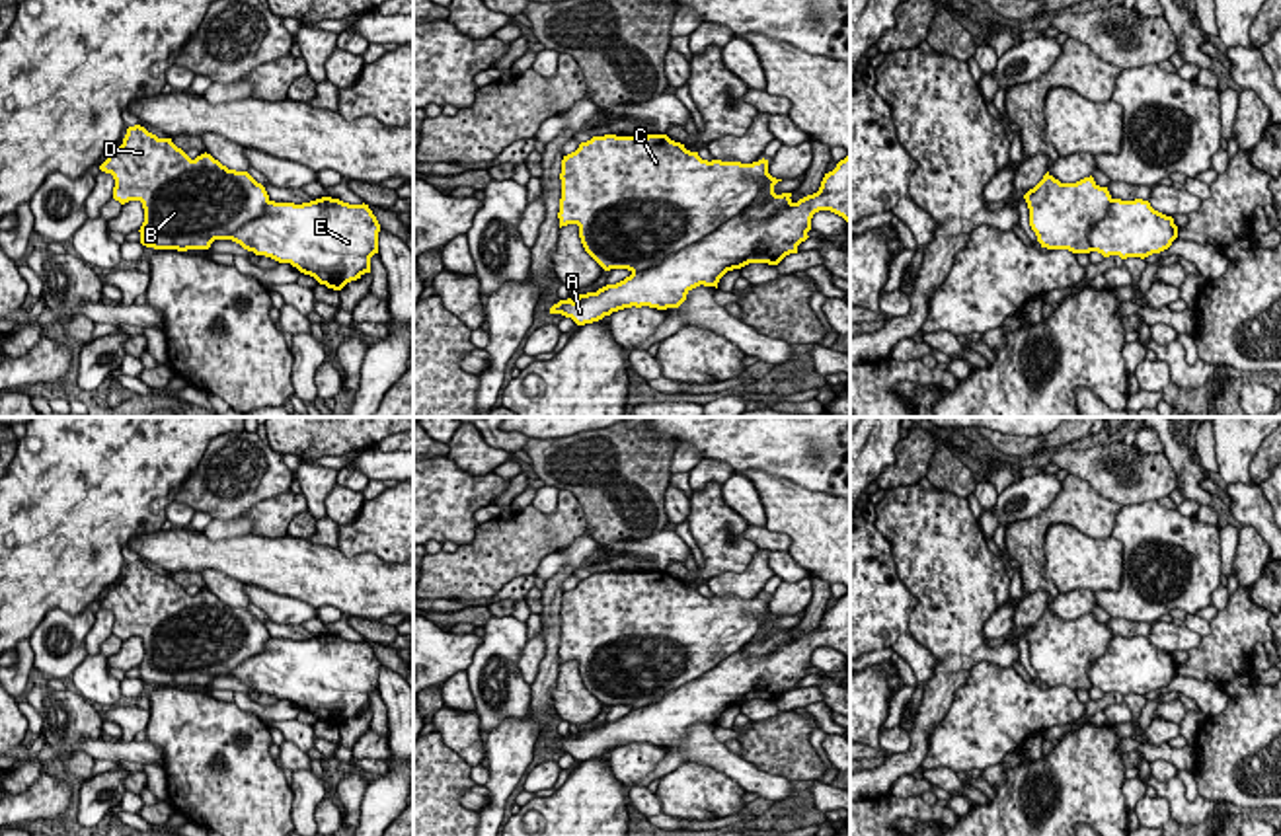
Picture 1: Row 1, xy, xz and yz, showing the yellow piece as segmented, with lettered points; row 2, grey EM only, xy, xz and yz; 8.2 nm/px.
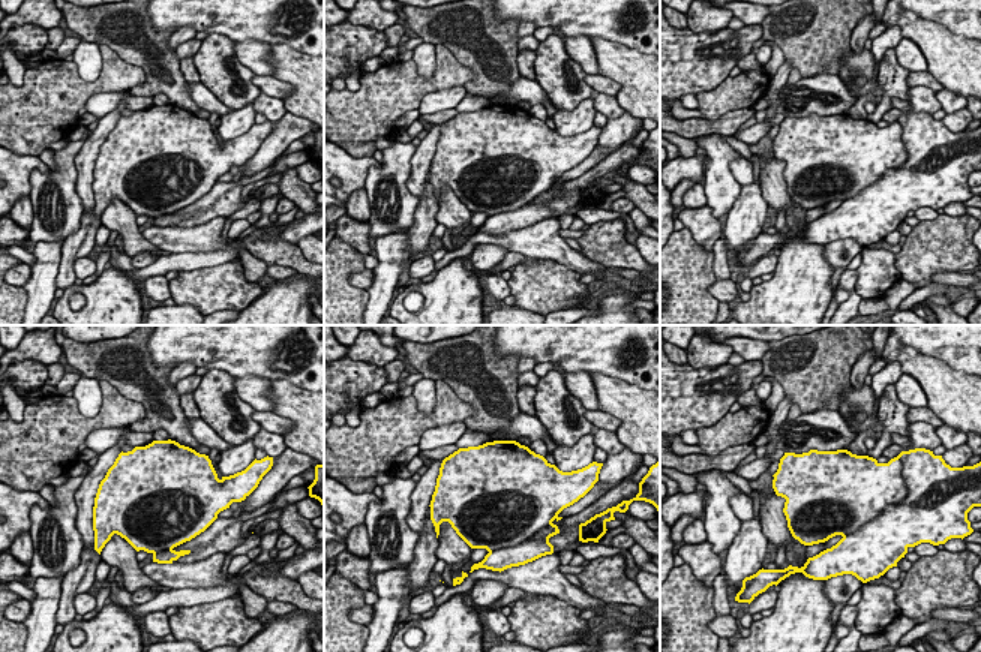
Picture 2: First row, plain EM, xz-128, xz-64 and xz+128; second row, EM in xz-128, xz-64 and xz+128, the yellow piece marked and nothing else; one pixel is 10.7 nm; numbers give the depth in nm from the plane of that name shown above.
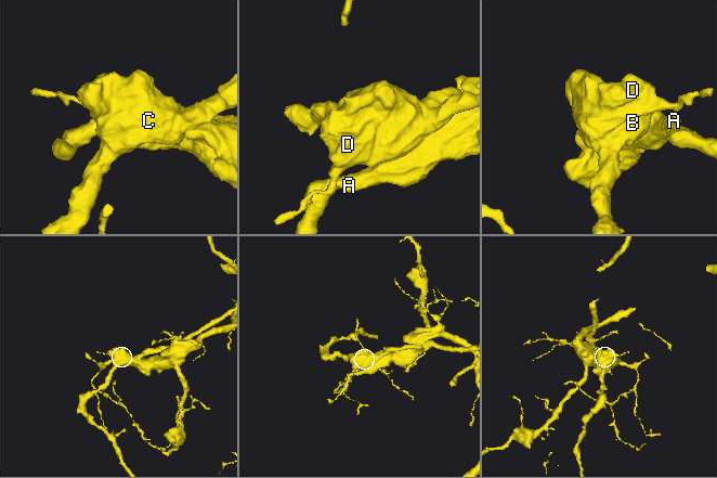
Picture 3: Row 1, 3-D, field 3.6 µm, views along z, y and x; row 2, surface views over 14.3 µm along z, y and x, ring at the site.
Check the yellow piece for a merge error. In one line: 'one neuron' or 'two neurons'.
two neurons

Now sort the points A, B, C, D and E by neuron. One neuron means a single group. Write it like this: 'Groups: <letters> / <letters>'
Groups: A E / B C D

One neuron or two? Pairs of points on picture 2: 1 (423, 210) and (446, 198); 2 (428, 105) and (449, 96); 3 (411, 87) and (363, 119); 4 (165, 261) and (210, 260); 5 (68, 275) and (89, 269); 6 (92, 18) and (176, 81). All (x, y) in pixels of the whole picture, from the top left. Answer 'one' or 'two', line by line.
1: two
2: one
3: one
4: one
5: two
6: one

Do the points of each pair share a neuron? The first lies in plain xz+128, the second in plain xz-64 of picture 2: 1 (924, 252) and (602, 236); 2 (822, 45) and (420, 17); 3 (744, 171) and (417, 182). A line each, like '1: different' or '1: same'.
1: same
2: same
3: same

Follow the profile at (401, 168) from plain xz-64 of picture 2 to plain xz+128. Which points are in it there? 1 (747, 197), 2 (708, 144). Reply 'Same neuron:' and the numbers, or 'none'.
Same neuron: 2

